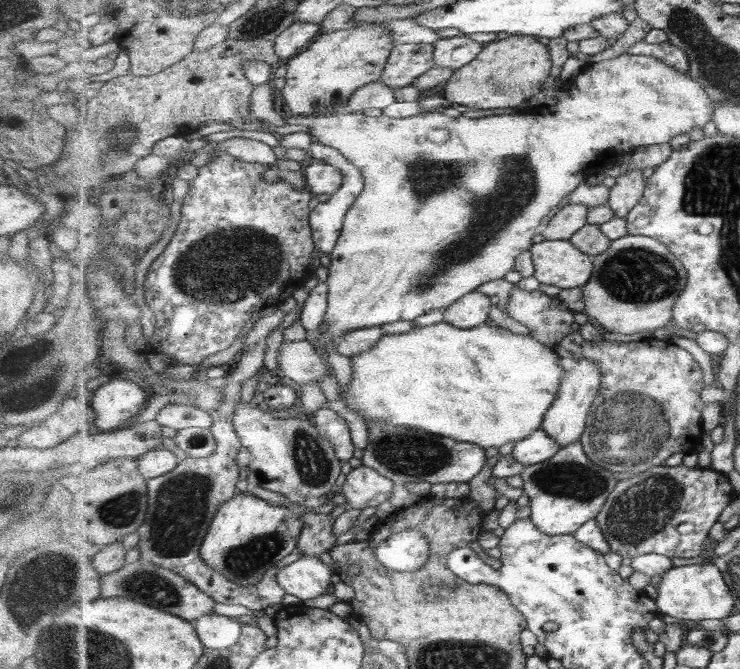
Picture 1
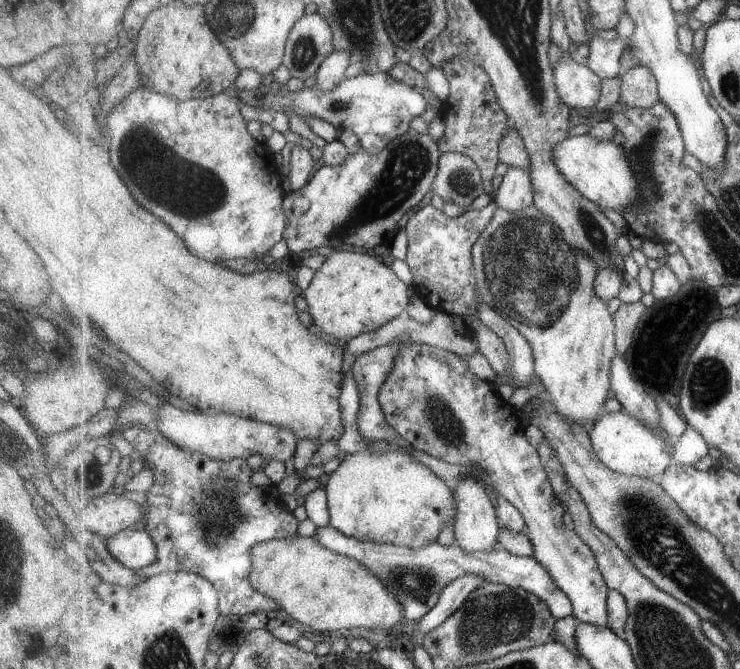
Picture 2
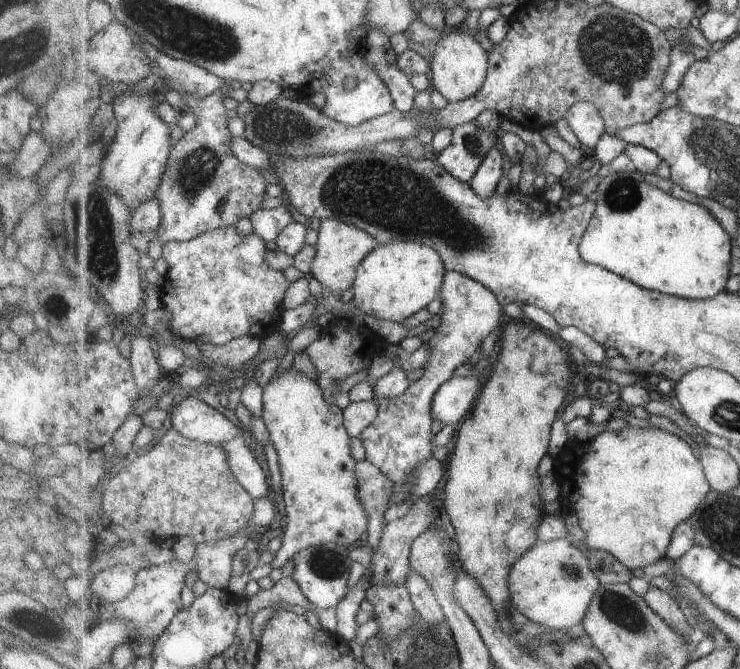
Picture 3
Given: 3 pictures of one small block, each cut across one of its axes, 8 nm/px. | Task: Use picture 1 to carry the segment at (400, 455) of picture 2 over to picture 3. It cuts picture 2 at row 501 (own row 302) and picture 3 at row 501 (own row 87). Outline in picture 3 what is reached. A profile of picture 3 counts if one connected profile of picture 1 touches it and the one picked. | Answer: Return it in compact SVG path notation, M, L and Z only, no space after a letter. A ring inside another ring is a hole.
M650 425L645 429L628 426L623 430L617 430L614 432L604 431L589 443L577 445L575 449L569 450L567 456L571 459L575 458L574 464L576 470L573 476L568 480L560 482L562 486L560 500L563 514L566 512L576 513L577 522L584 533L582 546L586 547L589 551L609 552L631 570L635 570L635 568L643 568L643 566L667 558L666 553L668 552L674 538L674 531L679 527L680 523L685 523L693 519L695 512L699 509L703 500L710 494L710 482L706 478L706 473L704 472L697 451L698 450L695 449L693 450L683 438L679 438L679 436L675 436L675 434L671 434L671 432L659 430L659 428L654 428Z

